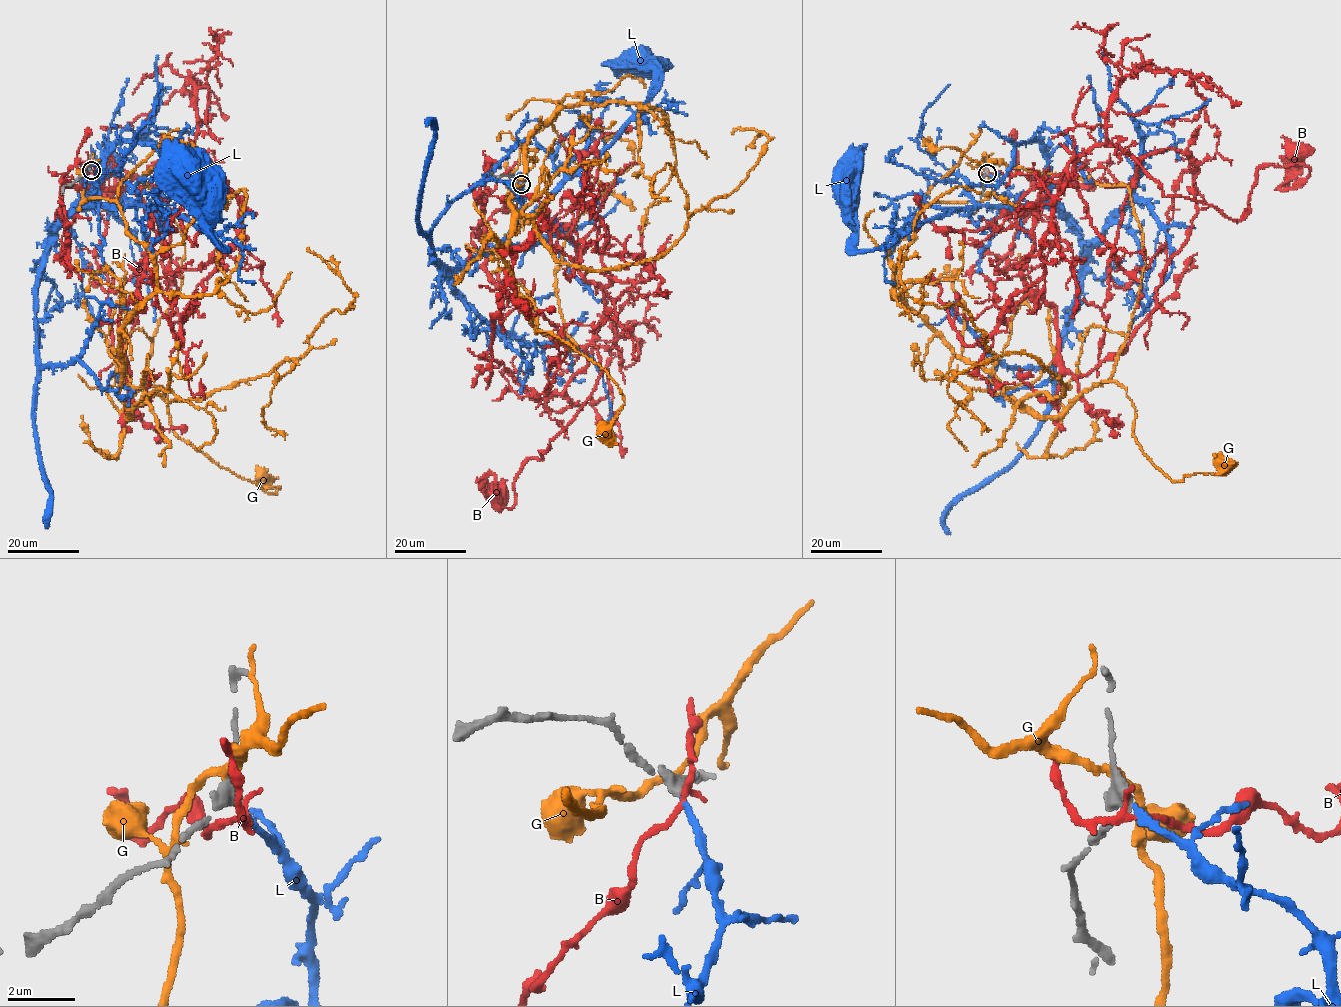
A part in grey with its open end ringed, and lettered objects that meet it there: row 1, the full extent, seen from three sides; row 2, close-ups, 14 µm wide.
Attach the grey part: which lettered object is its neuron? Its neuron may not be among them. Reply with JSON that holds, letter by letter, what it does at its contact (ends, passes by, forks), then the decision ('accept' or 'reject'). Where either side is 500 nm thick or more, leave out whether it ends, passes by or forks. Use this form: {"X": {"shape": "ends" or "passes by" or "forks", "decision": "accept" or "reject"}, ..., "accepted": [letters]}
{"B": {"shape": "passes by", "decision": "reject"}, "G": {"shape": "passes by", "decision": "reject"}, "L": {"shape": "ends", "decision": "accept"}, "accepted": ["L"]}

